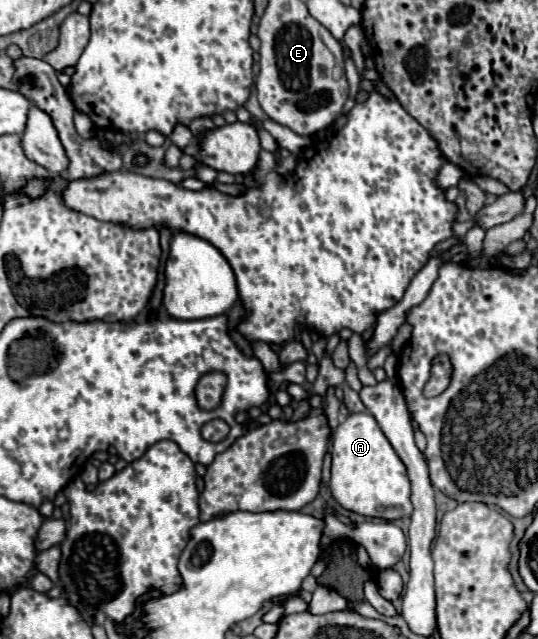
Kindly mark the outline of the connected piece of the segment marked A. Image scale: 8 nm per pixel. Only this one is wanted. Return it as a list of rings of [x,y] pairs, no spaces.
[[[353,412],[349,414],[335,430],[333,444],[331,444],[331,480],[329,490],[333,498],[351,512],[383,518],[383,520],[397,520],[403,516],[411,516],[411,500],[409,500],[409,478],[405,464],[395,454],[393,446],[381,432],[379,424],[373,420],[371,414]]]

